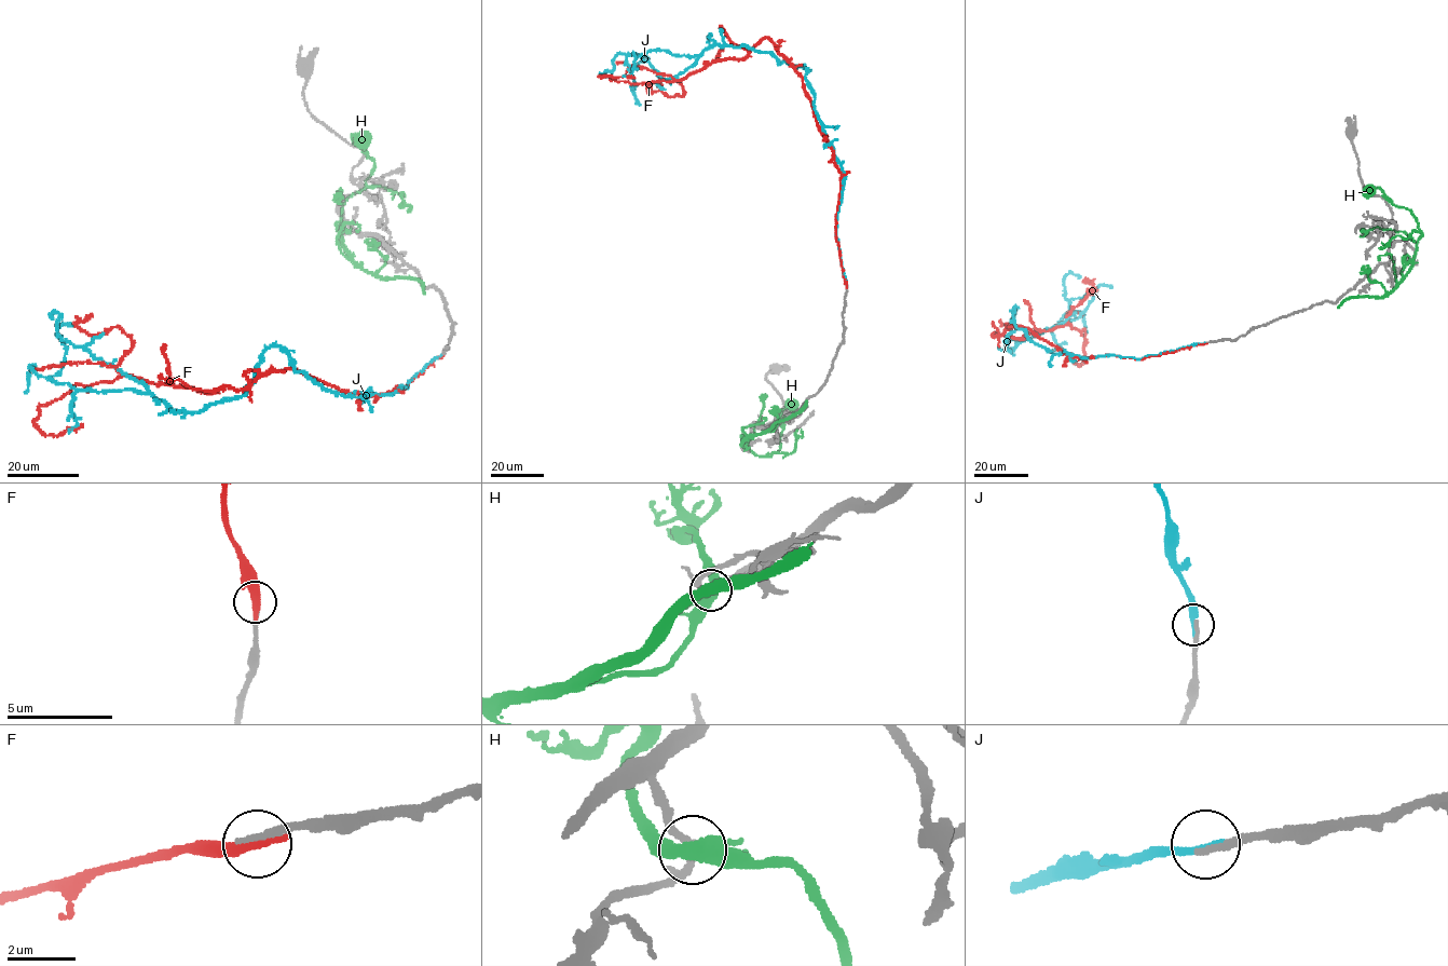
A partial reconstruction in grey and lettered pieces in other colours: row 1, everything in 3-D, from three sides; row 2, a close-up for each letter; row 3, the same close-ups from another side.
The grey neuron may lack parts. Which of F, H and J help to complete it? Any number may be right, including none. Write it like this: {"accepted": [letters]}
{"accepted": ["J"]}

